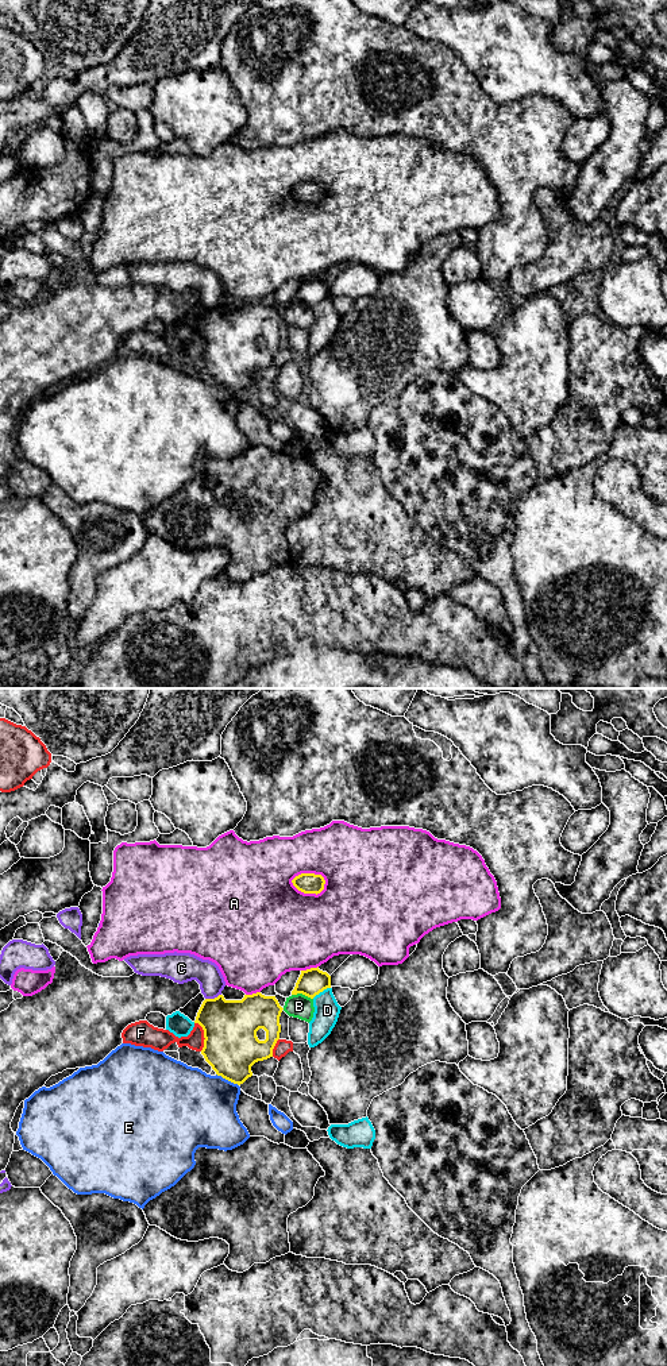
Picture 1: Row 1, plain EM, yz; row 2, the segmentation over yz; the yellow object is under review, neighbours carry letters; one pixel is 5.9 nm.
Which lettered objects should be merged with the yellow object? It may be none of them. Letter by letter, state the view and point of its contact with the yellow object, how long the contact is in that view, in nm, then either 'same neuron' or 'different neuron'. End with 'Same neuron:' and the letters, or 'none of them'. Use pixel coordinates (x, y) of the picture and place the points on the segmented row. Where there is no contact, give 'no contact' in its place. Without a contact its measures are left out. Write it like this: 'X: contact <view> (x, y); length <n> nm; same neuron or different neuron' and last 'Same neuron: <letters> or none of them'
A: contact yz (309, 873); length 220 nm; different neuron
B: contact yz (303, 994); length 130 nm; different neuron
C: contact yz (212, 999); length 100 nm; different neuron
D: contact yz (320, 991); length 130 nm; different neuron
E: contact yz (227, 1079); length 150 nm; different neuron
F: contact yz (204, 1035); length 180 nm; different neuron
Same neuron: none of them

